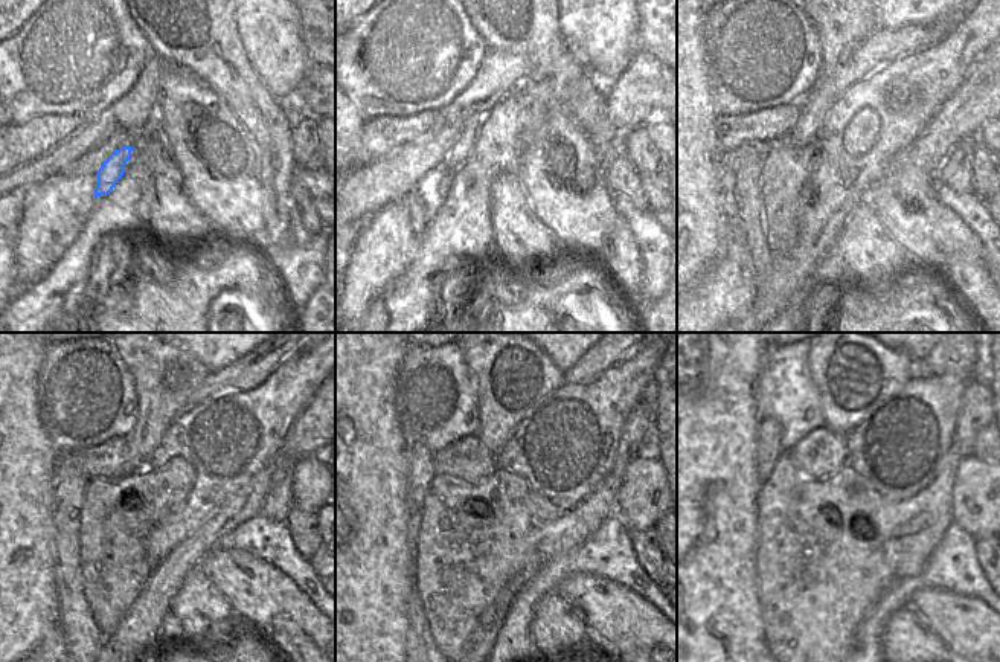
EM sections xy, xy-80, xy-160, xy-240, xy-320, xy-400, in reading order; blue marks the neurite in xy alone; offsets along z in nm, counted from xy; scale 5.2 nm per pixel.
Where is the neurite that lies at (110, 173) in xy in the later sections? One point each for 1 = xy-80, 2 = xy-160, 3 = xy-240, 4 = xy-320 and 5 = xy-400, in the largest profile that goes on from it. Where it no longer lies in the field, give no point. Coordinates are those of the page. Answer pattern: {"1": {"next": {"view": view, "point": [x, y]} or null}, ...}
{"1": {"next": {"view": "xy-80", "point": [462, 148]}}, "2": {"next": {"view": "xy-160", "point": [833, 46]}}, "3": {"next": {"view": "xy-240", "point": [165, 377]}}, "4": {"next": {"view": "xy-320", "point": [512, 374]}}, "5": {"next": {"view": "xy-400", "point": [855, 374]}}}

